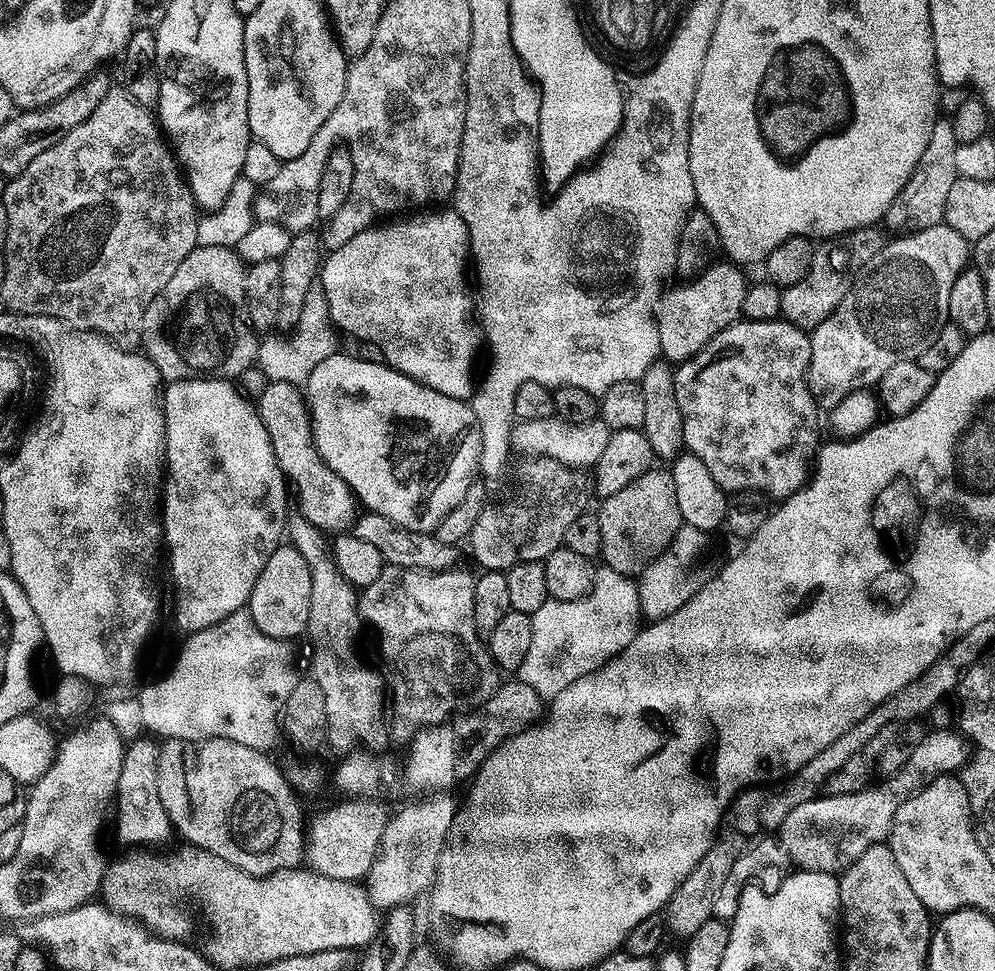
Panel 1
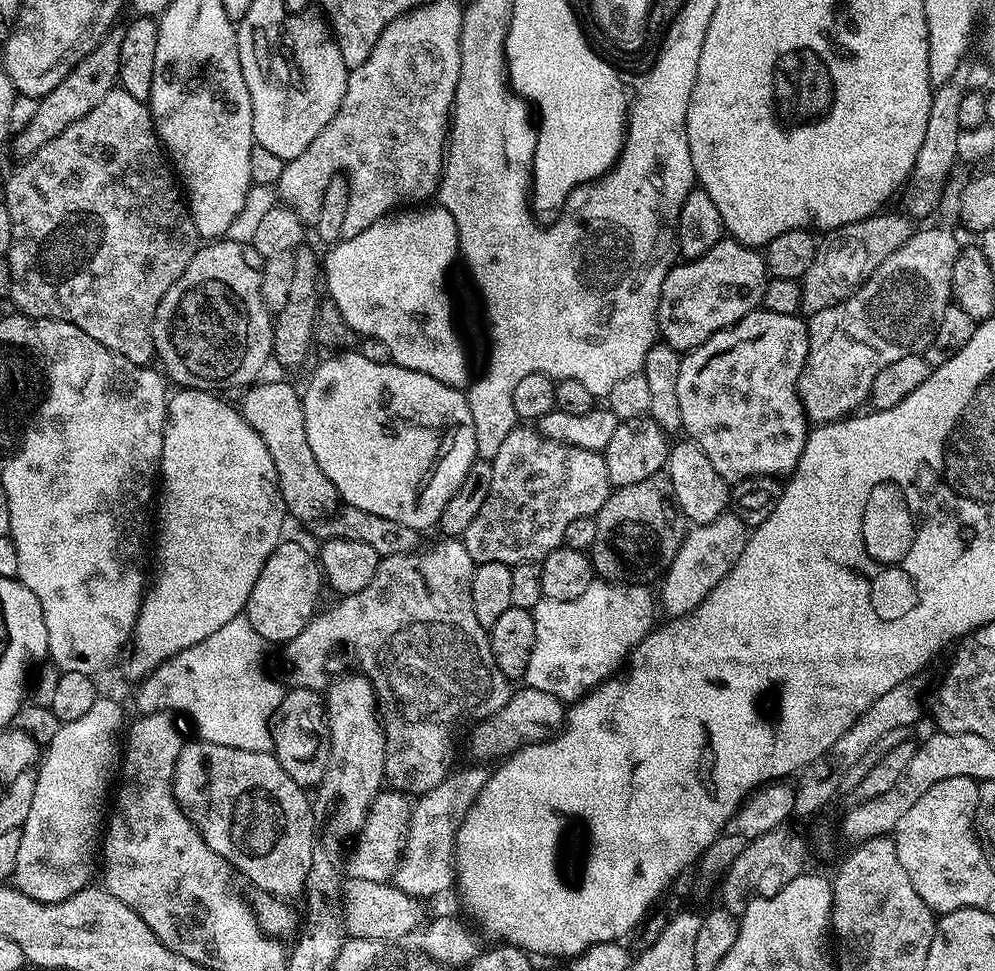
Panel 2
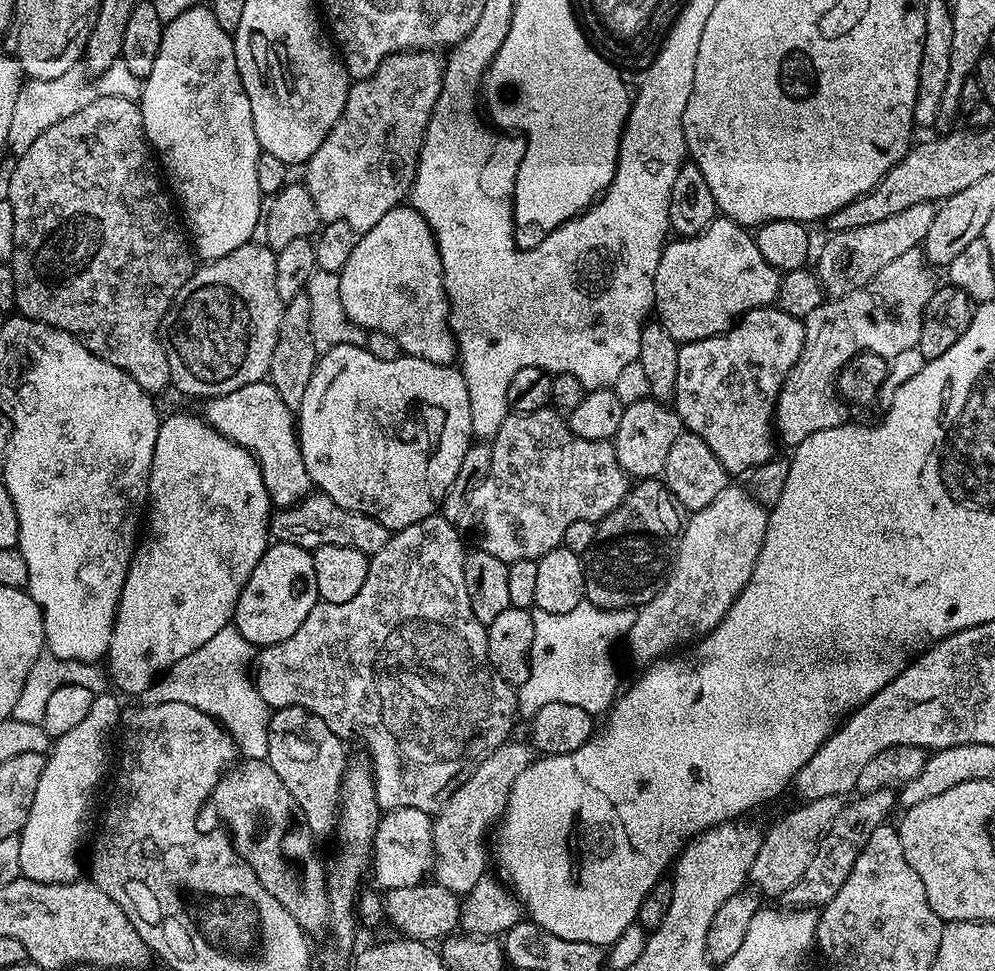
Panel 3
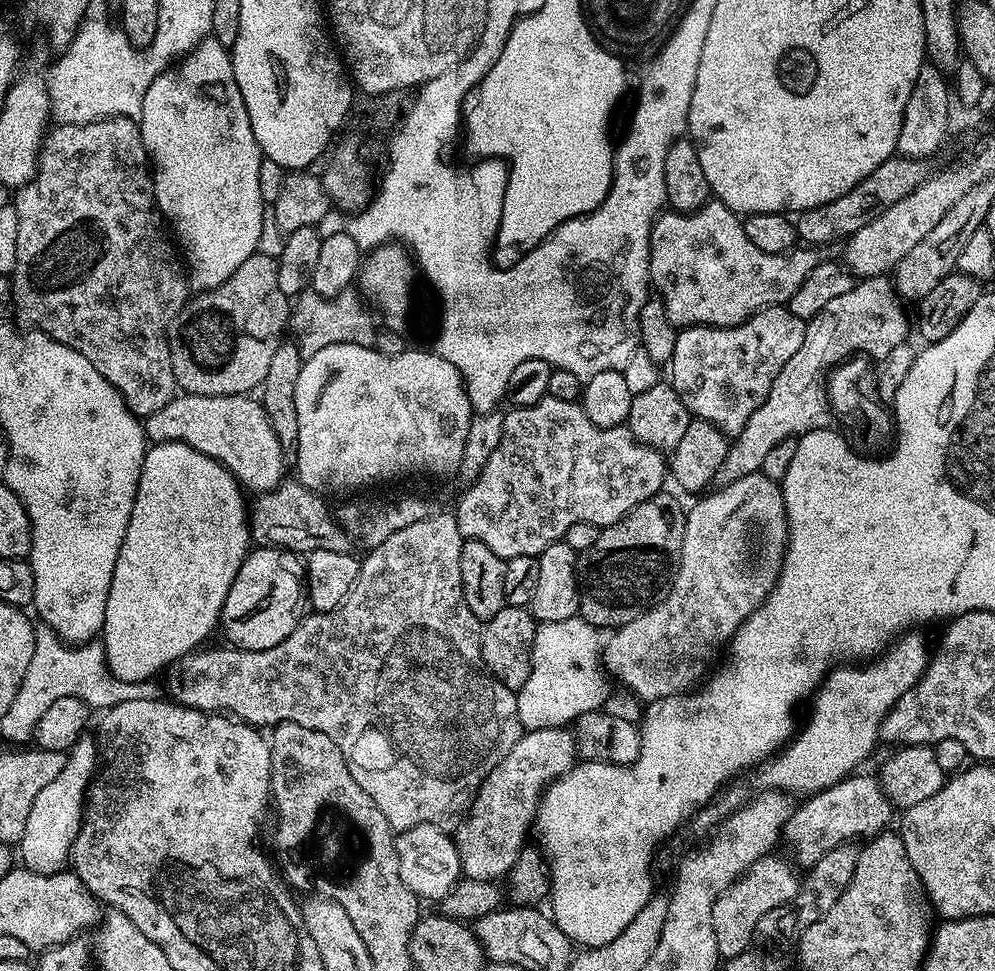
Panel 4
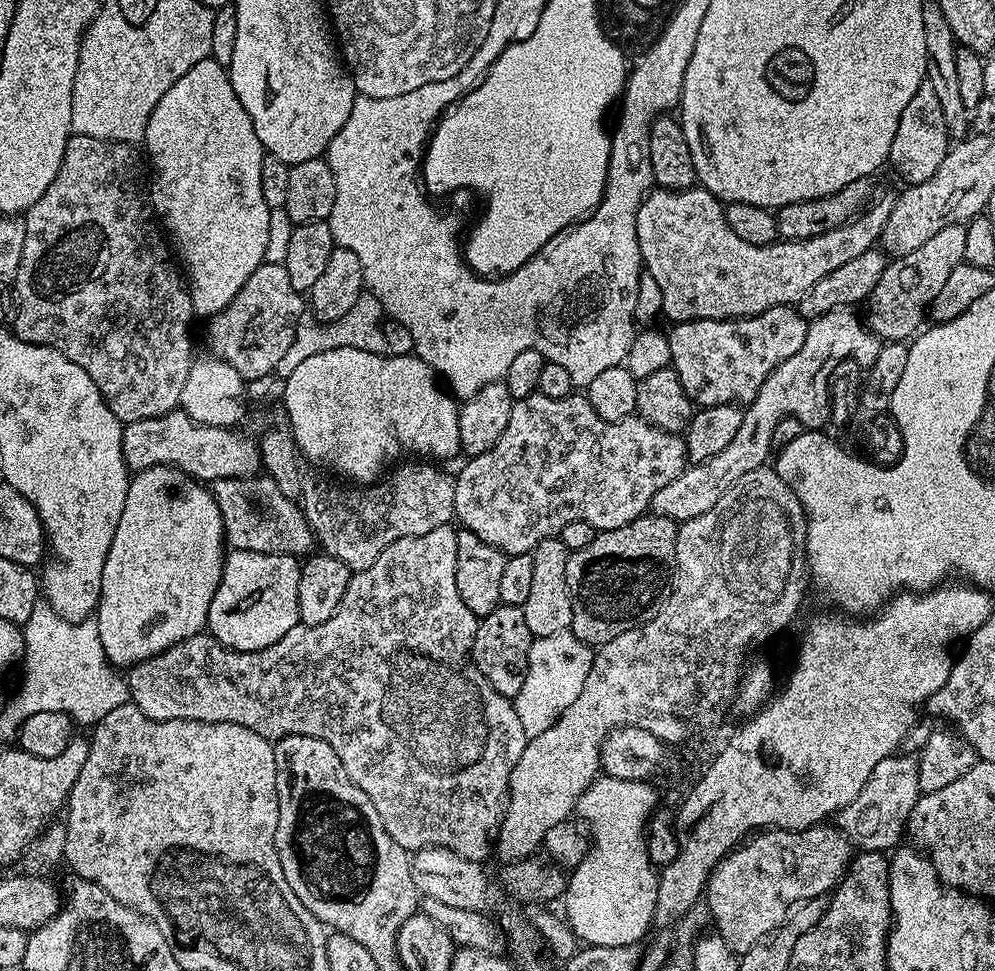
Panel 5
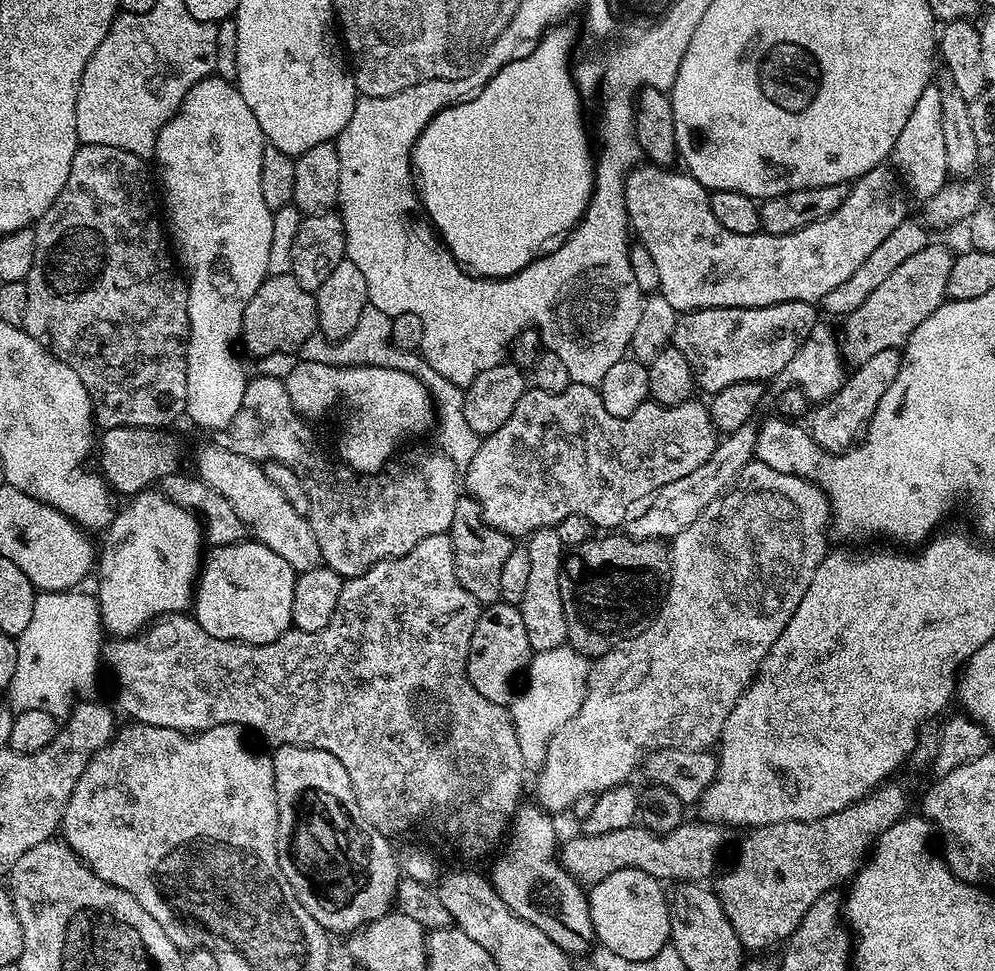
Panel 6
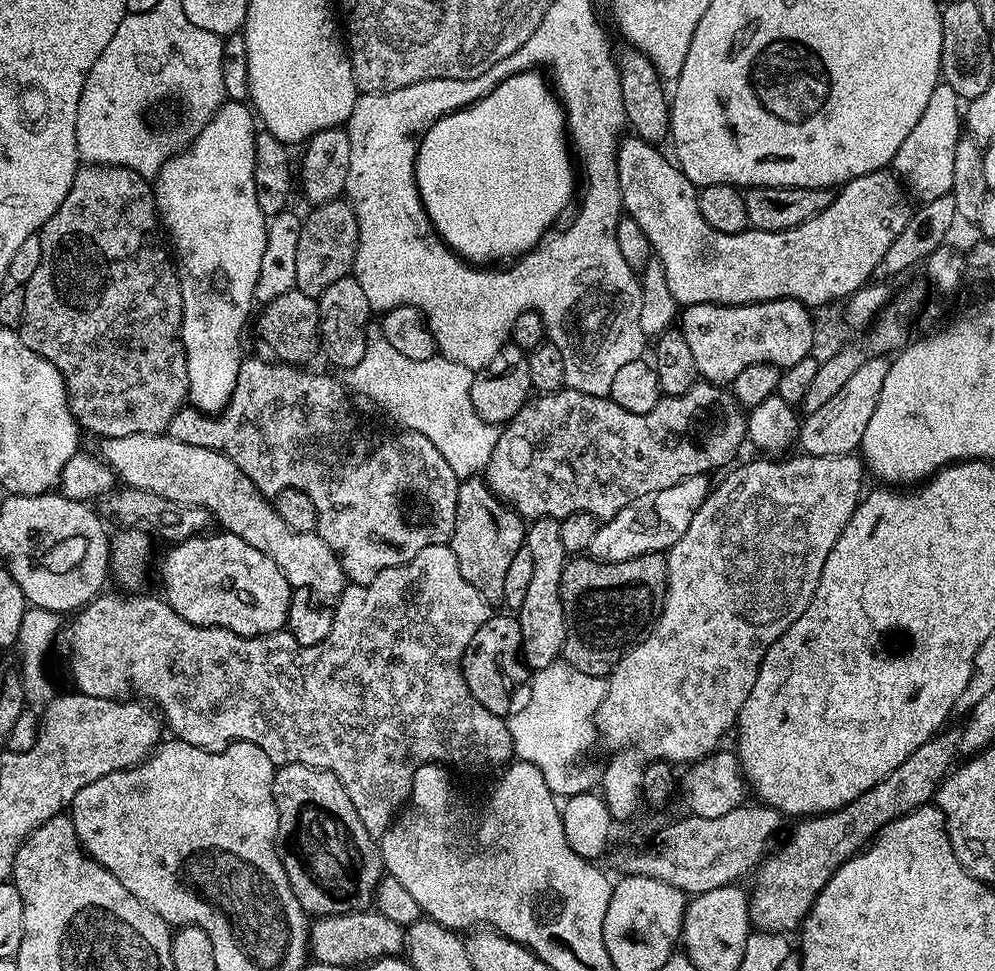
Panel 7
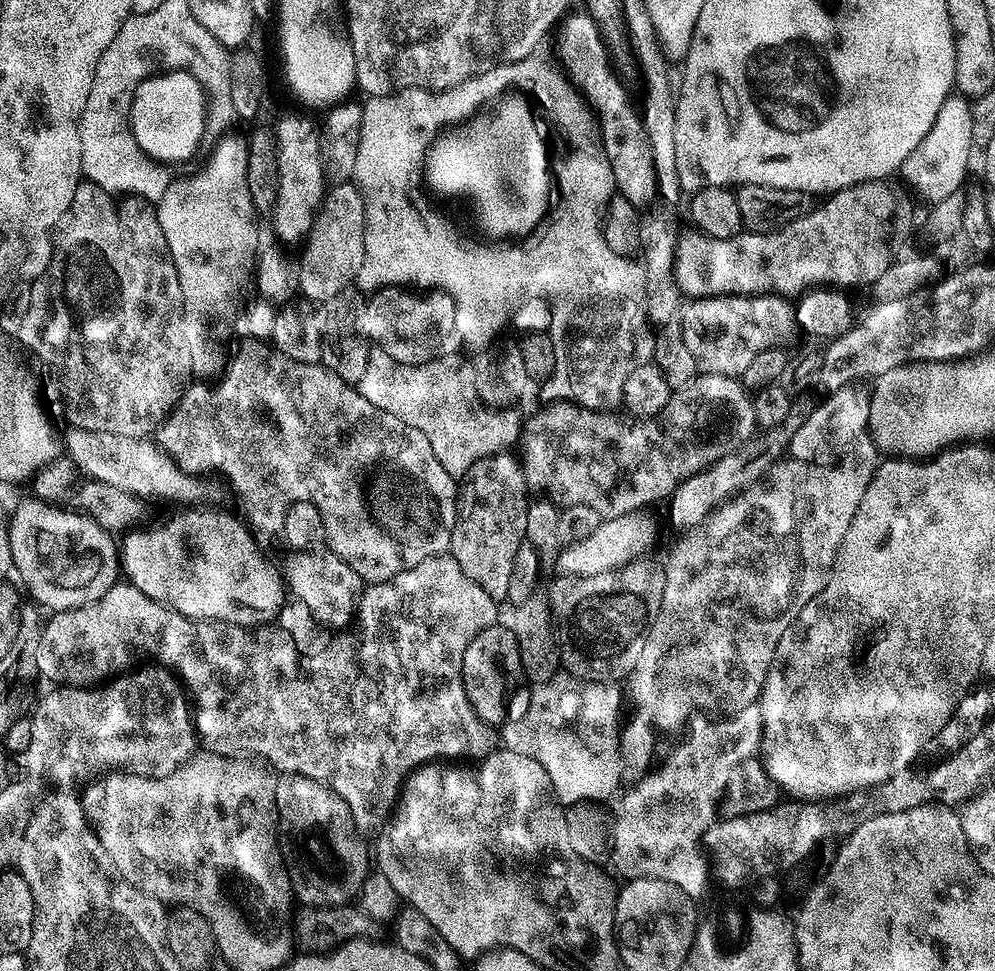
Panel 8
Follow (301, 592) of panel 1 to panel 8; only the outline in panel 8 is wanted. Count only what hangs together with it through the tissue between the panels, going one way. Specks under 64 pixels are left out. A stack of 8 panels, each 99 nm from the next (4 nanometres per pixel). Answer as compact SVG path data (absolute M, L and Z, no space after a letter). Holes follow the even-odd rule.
M184 506L181 512L176 512L165 524L152 524L149 528L136 526L123 537L118 548L122 576L127 583L133 584L146 598L152 598L154 602L163 604L166 608L173 608L178 614L189 616L195 620L221 620L227 624L241 624L243 628L254 628L257 626L268 626L280 615L280 609L286 603L286 590L281 575L272 569L271 564L260 553L260 548L256 545L257 537L250 531L247 523L239 515L231 516L228 512L215 512L212 508L192 508L196 506Z

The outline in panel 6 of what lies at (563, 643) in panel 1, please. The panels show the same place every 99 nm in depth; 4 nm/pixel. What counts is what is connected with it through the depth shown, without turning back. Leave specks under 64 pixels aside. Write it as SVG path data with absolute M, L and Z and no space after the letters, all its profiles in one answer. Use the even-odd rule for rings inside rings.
M567 643L554 650L542 650L533 655L528 663L524 693L522 688L510 705L525 769L539 769L546 758L548 740L554 738L556 731L566 726L574 714L578 714L584 695L588 692L589 667L589 657L578 654L578 650L568 647Z

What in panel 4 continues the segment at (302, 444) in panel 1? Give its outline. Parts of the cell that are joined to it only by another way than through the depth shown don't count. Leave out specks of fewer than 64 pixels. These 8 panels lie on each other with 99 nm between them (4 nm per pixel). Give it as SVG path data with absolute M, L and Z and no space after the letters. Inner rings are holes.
M189 392L177 394L162 410L143 417L145 437L152 444L182 441L194 450L214 458L240 481L249 493L274 490L285 479L286 453L266 418L264 405L255 395L203 396Z

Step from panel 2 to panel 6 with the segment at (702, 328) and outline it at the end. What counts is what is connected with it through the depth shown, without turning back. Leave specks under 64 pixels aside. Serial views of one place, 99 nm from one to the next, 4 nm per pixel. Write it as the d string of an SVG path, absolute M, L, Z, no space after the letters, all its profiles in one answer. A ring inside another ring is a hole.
M651 162L641 163L632 169L629 176L624 178L624 197L626 198L626 214L631 231L634 233L635 239L642 246L646 246L646 250L650 250L650 255L654 257L654 263L658 269L658 282L660 283L659 295L664 296L666 302L670 302L670 306L674 306L677 314L693 312L694 310L710 310L711 308L761 308L762 306L774 306L795 300L807 304L823 301L824 296L830 294L830 290L834 290L841 282L846 282L846 278L850 278L850 274L854 274L854 270L858 270L858 266L862 266L862 262L866 262L866 258L870 258L870 254L874 254L874 250L878 250L878 245L909 215L908 204L904 201L905 185L895 168L887 163L882 163L874 170L858 177L849 187L846 202L842 202L842 206L838 206L838 210L834 214L830 214L830 218L822 218L822 222L802 226L802 230L794 230L790 234L782 234L781 236L766 234L762 231L754 234L734 234L731 230L726 230L726 226L722 226L722 222L718 222L718 218L714 218L714 210L710 210L709 189L703 188L693 176L688 175L687 171L676 171L672 168L659 168L658 165Z

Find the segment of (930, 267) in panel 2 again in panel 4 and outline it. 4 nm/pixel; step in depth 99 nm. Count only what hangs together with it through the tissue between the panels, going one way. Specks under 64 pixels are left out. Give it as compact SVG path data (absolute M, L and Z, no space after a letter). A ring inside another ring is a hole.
M887 275L869 276L853 283L850 294L841 294L834 298L813 320L807 321L802 338L802 346L798 346L794 358L782 366L778 378L774 378L774 386L770 386L770 394L766 394L766 402L750 414L750 422L728 445L728 453L722 462L715 478L717 485L723 486L730 482L738 482L738 478L746 478L746 474L754 474L760 471L762 458L778 446L778 442L805 436L807 432L813 432L819 428L829 427L834 420L833 411L827 400L827 377L829 372L839 363L853 353L867 353L873 358L883 358L894 350L894 346L905 343L908 337L908 316L904 313L905 305L898 295L893 281Z

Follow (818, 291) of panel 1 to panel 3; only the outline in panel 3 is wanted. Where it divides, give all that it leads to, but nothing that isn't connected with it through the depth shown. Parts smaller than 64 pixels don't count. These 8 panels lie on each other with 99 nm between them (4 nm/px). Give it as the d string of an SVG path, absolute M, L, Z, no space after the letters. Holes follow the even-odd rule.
M919 204L870 226L857 226L855 230L831 233L821 248L819 245L816 264L814 260L814 271L820 279L820 287L829 297L835 298L849 296L854 290L866 286L866 282L870 282L878 270L890 266L894 258L906 254L906 250L914 250L923 245L926 230L930 230L930 222L934 222L935 213L936 208L932 204Z

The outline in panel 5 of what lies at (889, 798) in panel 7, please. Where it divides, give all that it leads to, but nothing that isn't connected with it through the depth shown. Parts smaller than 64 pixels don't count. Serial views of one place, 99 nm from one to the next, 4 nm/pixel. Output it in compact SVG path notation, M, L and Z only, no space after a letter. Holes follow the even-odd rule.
M828 826L804 828L800 832L781 828L757 831L727 852L709 872L706 885L708 912L712 915L713 926L716 927L715 935L726 942L730 950L738 954L750 950L754 942L771 936L797 904L831 893L844 879L844 873L852 862L854 845L839 828L824 827Z

